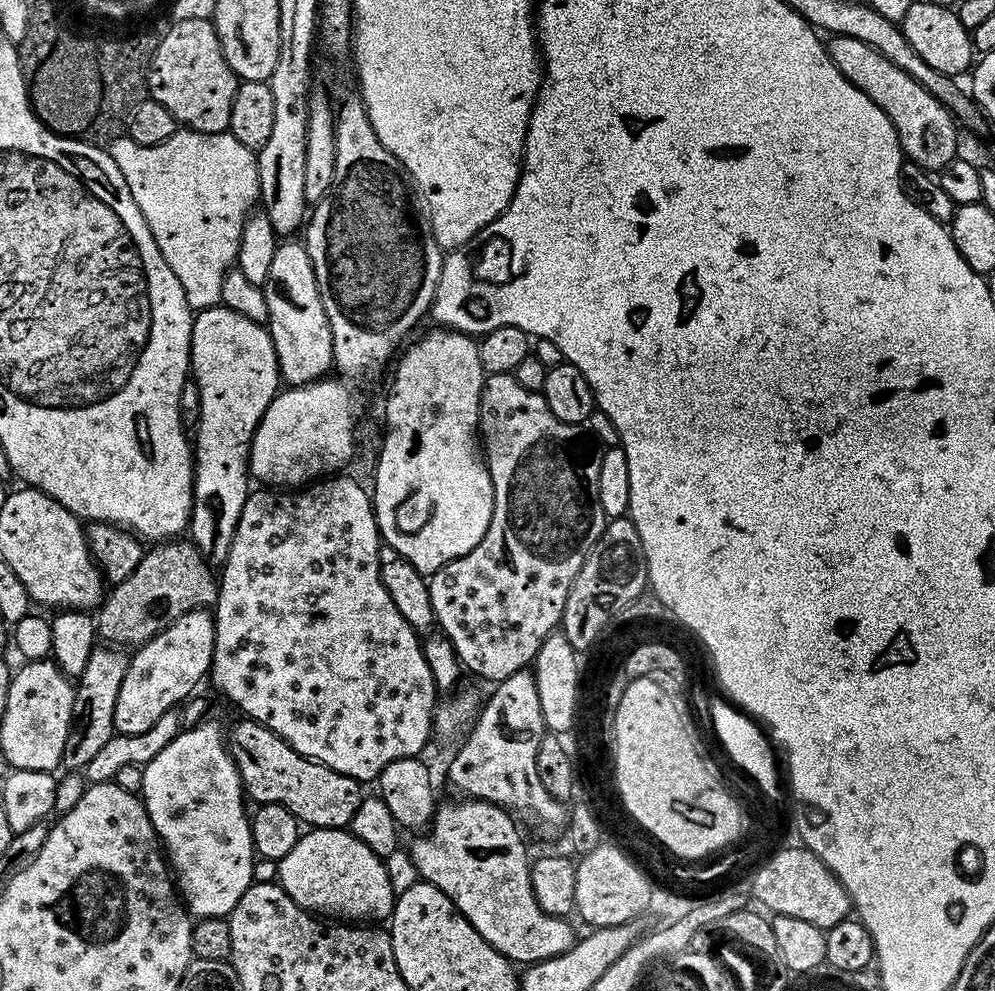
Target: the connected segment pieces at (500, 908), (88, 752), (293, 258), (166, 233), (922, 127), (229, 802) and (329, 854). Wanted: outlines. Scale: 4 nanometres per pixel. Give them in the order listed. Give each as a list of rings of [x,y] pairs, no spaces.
[[[455,799],[437,807],[426,834],[417,835],[420,837],[410,846],[419,879],[438,886],[438,890],[446,893],[474,926],[474,930],[478,930],[478,934],[482,934],[482,938],[486,938],[486,942],[490,942],[490,946],[494,946],[494,950],[502,953],[507,960],[521,960],[521,965],[527,966],[570,950],[578,939],[578,932],[568,925],[565,917],[546,914],[542,906],[538,906],[530,886],[530,855],[524,849],[524,840],[512,821],[515,819],[505,809],[485,800]]]
[[[96,646],[90,654],[86,668],[74,684],[74,706],[62,761],[65,769],[83,770],[86,762],[98,754],[98,749],[116,735],[114,706],[118,706],[118,690],[122,690],[122,678],[126,678],[129,659],[129,653],[116,646]]]
[[[288,238],[277,243],[268,281],[262,287],[268,307],[266,327],[274,342],[281,381],[288,386],[299,386],[327,377],[333,367],[330,322],[326,310],[322,310],[322,294],[314,278],[314,266],[299,239]]]
[[[177,130],[166,142],[158,142],[158,146],[138,146],[128,135],[120,134],[107,145],[106,151],[114,158],[118,170],[122,170],[122,178],[126,178],[126,186],[130,186],[130,194],[138,202],[138,210],[142,210],[142,218],[146,218],[158,250],[162,250],[162,258],[166,258],[170,270],[182,282],[189,304],[219,305],[224,275],[236,263],[244,224],[260,198],[256,153],[242,146],[229,131],[191,130]]]
[[[832,36],[826,44],[828,57],[838,66],[845,78],[866,98],[874,102],[890,118],[894,130],[898,134],[901,153],[911,163],[923,168],[926,172],[939,174],[950,161],[957,159],[956,128],[958,121],[949,112],[946,105],[938,102],[930,90],[926,90],[906,70],[898,70],[894,62],[882,58],[878,50],[866,46],[866,42],[858,42],[858,38],[849,36]]]
[[[212,718],[205,719],[194,728],[184,728],[176,735],[174,742],[158,754],[158,758],[143,765],[143,770],[140,792],[144,809],[174,869],[174,880],[183,903],[196,918],[227,917],[234,910],[238,898],[242,898],[248,885],[253,883],[254,849],[252,825],[246,812],[244,816],[246,793],[232,755],[228,752],[225,729],[220,729]]]
[[[314,828],[305,831],[299,842],[278,862],[278,883],[294,898],[299,908],[324,918],[343,918],[348,922],[384,922],[392,915],[397,895],[392,892],[390,875],[385,861],[366,842],[362,842],[350,830],[343,828]]]

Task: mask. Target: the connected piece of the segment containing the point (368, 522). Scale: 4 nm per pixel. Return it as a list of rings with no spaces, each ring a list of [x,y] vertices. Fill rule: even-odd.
[[[332,474],[321,478],[299,490],[249,491],[238,518],[234,542],[230,554],[218,576],[218,591],[214,605],[216,633],[214,634],[214,654],[210,669],[210,681],[232,704],[241,708],[249,720],[265,724],[274,734],[278,734],[298,754],[326,765],[338,774],[346,774],[361,782],[379,781],[382,770],[398,758],[420,756],[428,739],[434,736],[434,717],[438,707],[438,689],[430,666],[426,666],[424,645],[421,637],[412,629],[410,622],[398,614],[394,598],[382,586],[378,550],[381,546],[380,528],[376,524],[376,509],[373,497],[356,480],[345,474]]]

